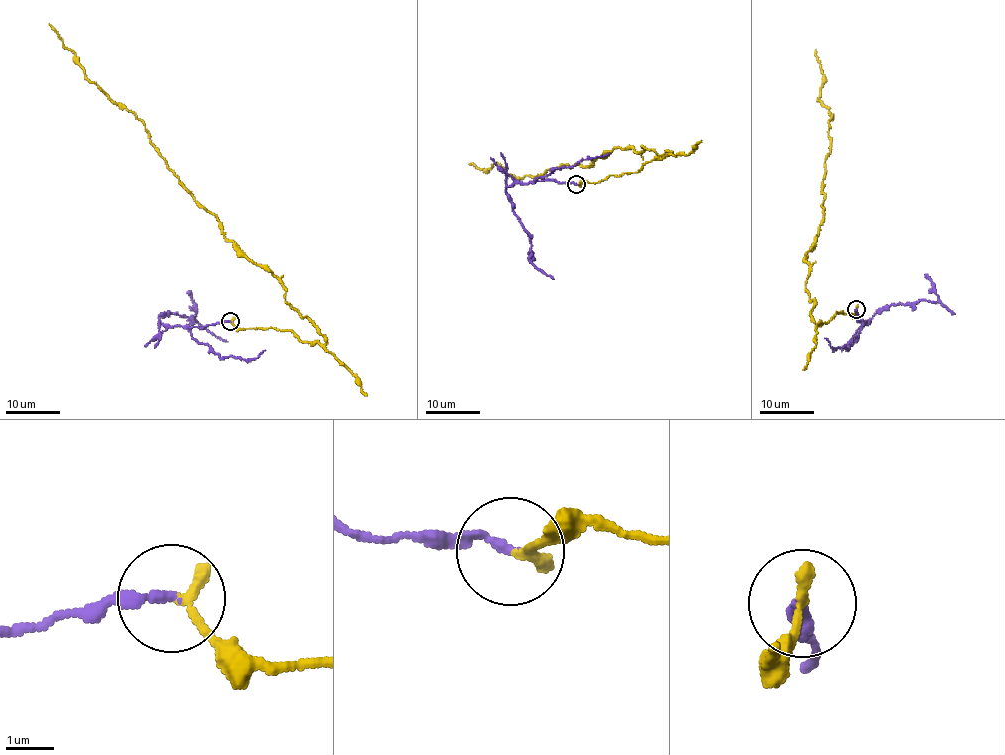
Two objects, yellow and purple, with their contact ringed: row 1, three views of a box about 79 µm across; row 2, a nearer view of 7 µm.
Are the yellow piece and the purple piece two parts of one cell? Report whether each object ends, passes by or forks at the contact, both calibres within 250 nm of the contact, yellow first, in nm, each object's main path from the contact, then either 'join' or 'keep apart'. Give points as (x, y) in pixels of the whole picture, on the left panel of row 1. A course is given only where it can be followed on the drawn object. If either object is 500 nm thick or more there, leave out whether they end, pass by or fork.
yellow ends; purple ends; calibres 240 and 180 nm; course yellow (230, 321), (326, 342), (285, 300), (283, 283), (225, 237), (145, 125), (90, 81), (49, 23); course purple (230, 321), (202, 328), (166, 326), (158, 317), (169, 312), (190, 317), (220, 340), (227, 341); keep apart

